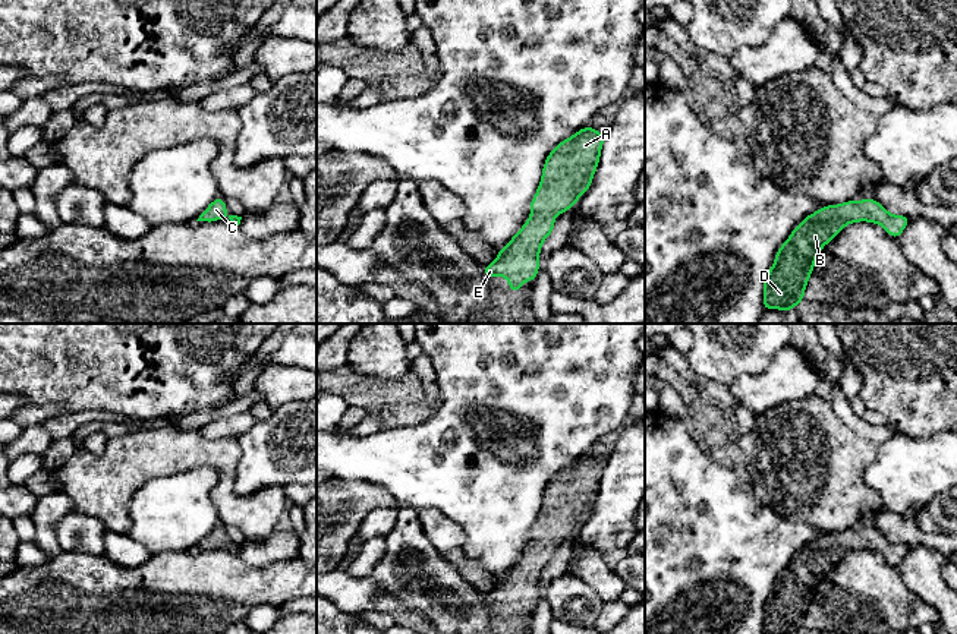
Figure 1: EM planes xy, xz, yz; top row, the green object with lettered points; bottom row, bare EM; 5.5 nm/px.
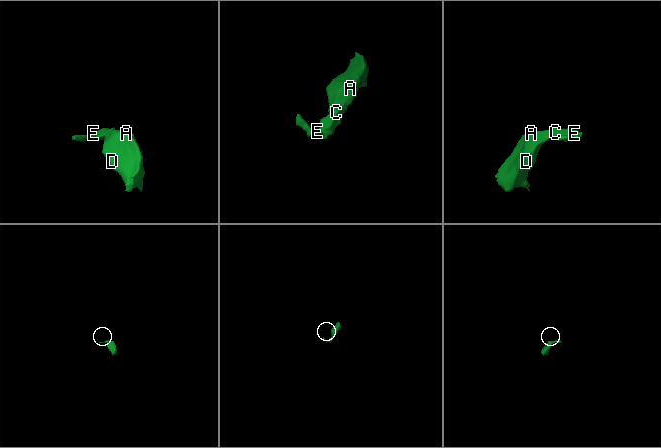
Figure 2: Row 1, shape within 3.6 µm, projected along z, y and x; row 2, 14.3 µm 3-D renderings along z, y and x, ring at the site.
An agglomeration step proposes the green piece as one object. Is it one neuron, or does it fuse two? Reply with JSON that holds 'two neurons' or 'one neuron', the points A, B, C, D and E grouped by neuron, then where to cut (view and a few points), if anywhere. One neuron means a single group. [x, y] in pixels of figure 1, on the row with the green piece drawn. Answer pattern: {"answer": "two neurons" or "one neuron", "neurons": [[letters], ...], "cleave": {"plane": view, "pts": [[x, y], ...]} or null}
{"answer": "one neuron", "neurons": [["A", "B", "C", "D", "E"]], "cleave": null}

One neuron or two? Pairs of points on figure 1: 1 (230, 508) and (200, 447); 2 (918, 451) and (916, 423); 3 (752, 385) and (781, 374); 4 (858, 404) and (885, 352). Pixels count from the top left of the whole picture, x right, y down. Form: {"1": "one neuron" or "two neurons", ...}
{"1": "one neuron", "2": "two neurons", "3": "one neuron", "4": "two neurons"}

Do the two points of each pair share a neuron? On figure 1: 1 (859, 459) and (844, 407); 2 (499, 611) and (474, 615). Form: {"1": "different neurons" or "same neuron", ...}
{"1": "different neurons", "2": "different neurons"}

